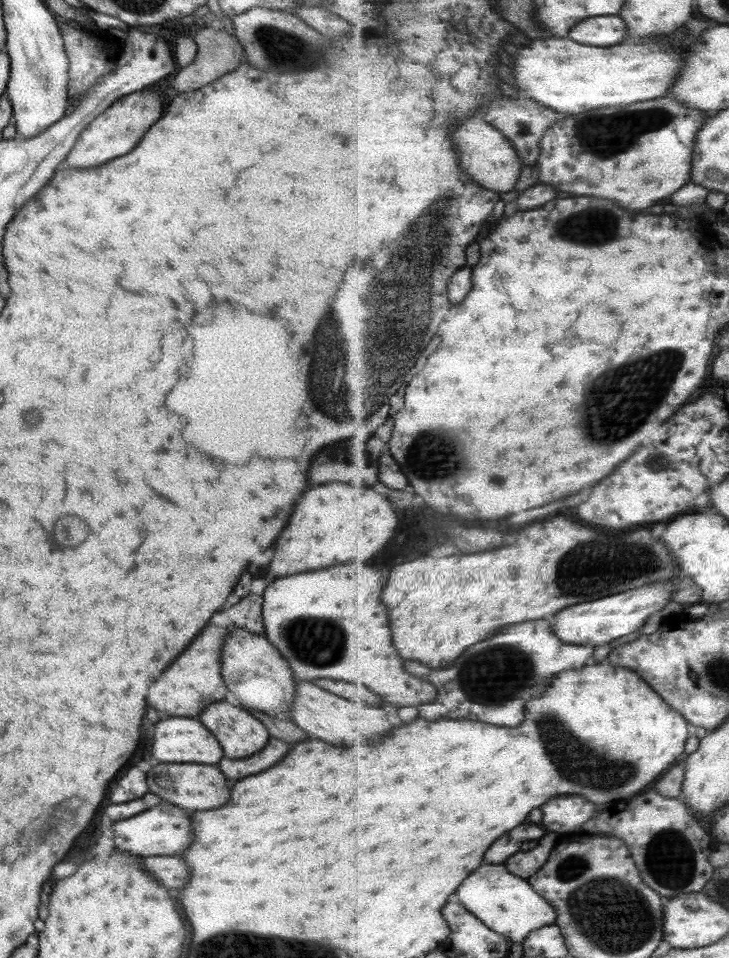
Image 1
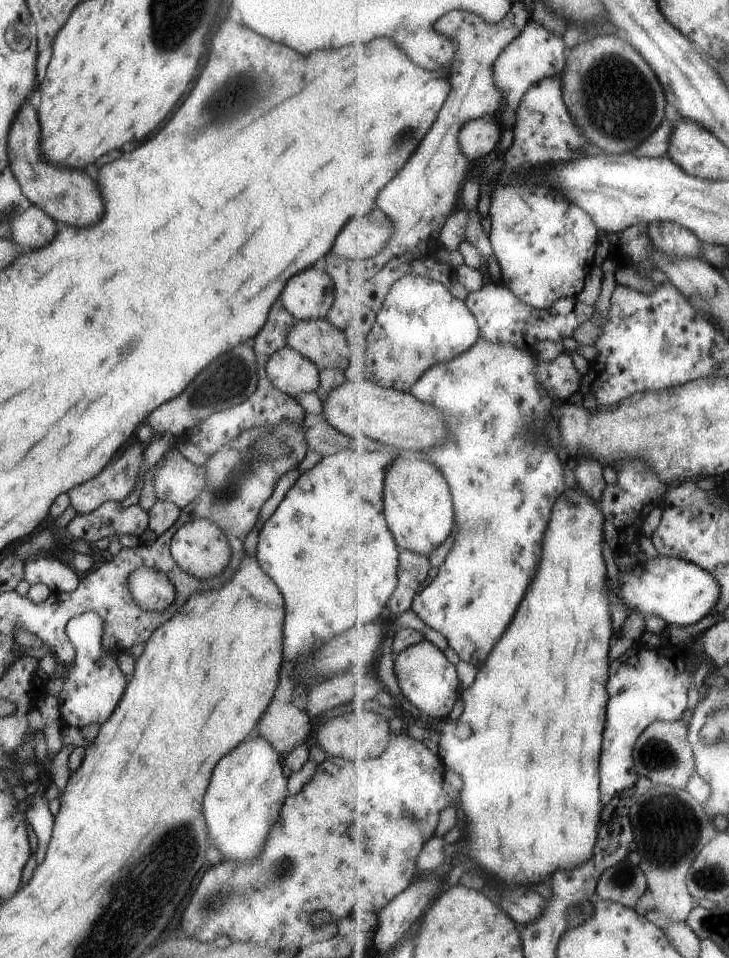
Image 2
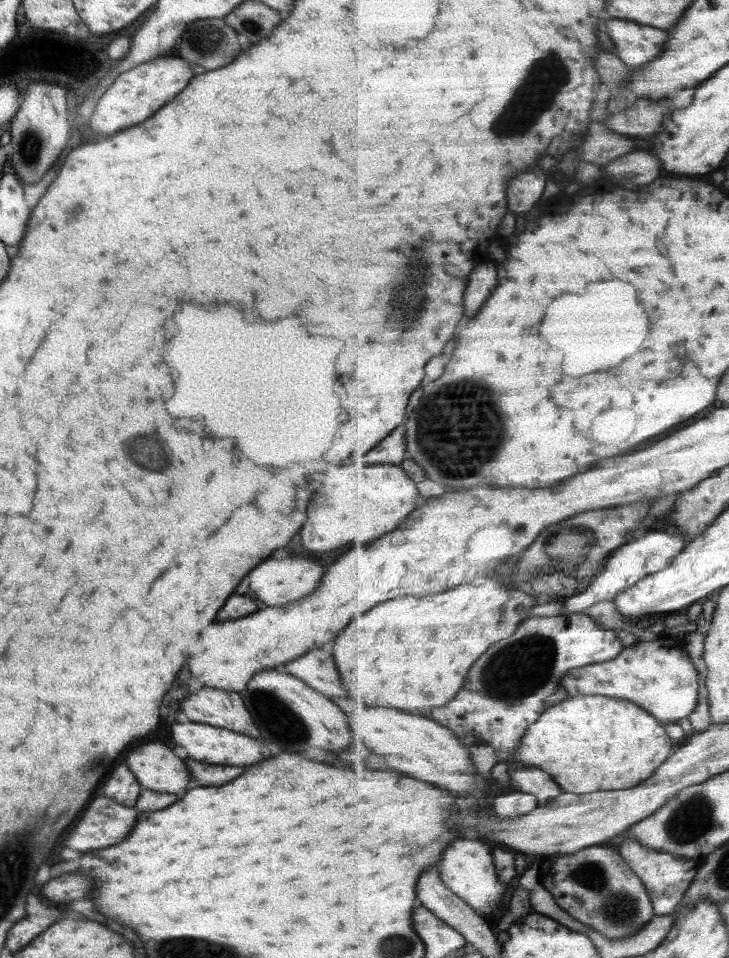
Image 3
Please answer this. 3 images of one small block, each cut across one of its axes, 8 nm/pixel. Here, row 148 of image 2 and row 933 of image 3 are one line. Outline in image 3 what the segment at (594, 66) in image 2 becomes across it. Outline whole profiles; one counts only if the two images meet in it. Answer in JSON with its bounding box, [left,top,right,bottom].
[541,846,656,938]

